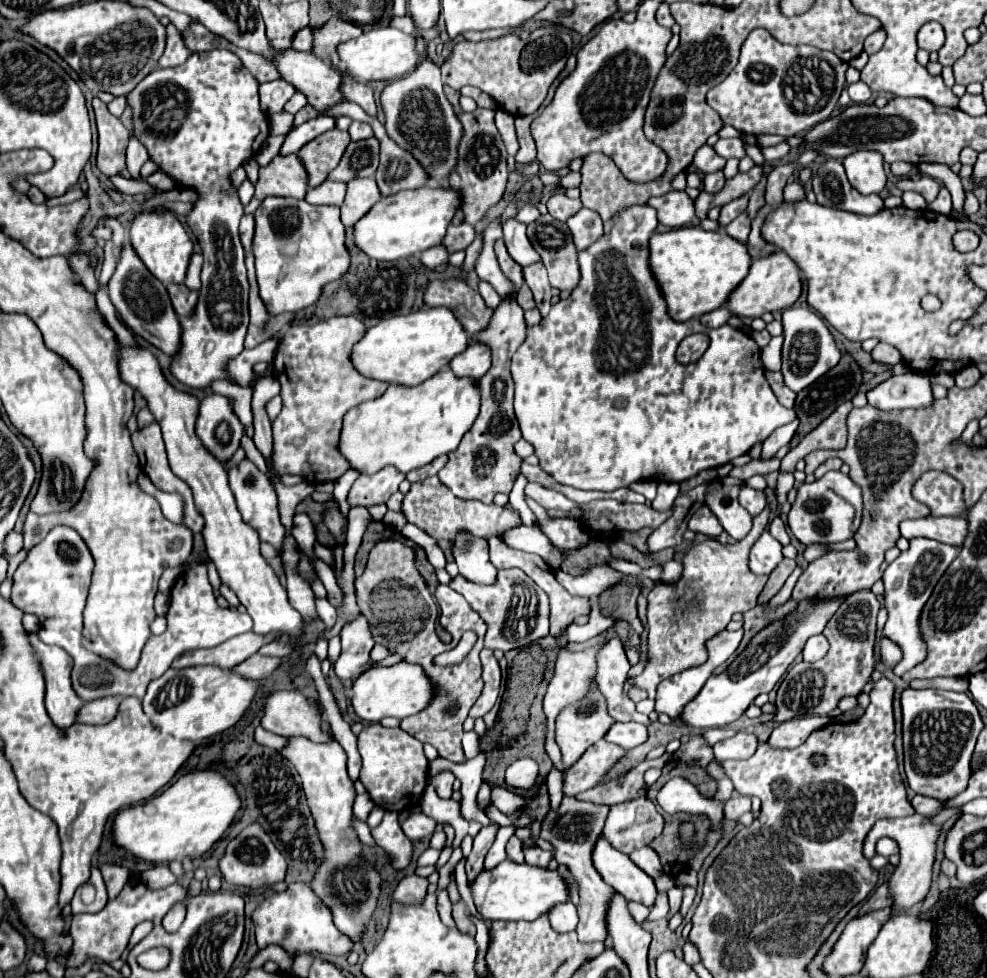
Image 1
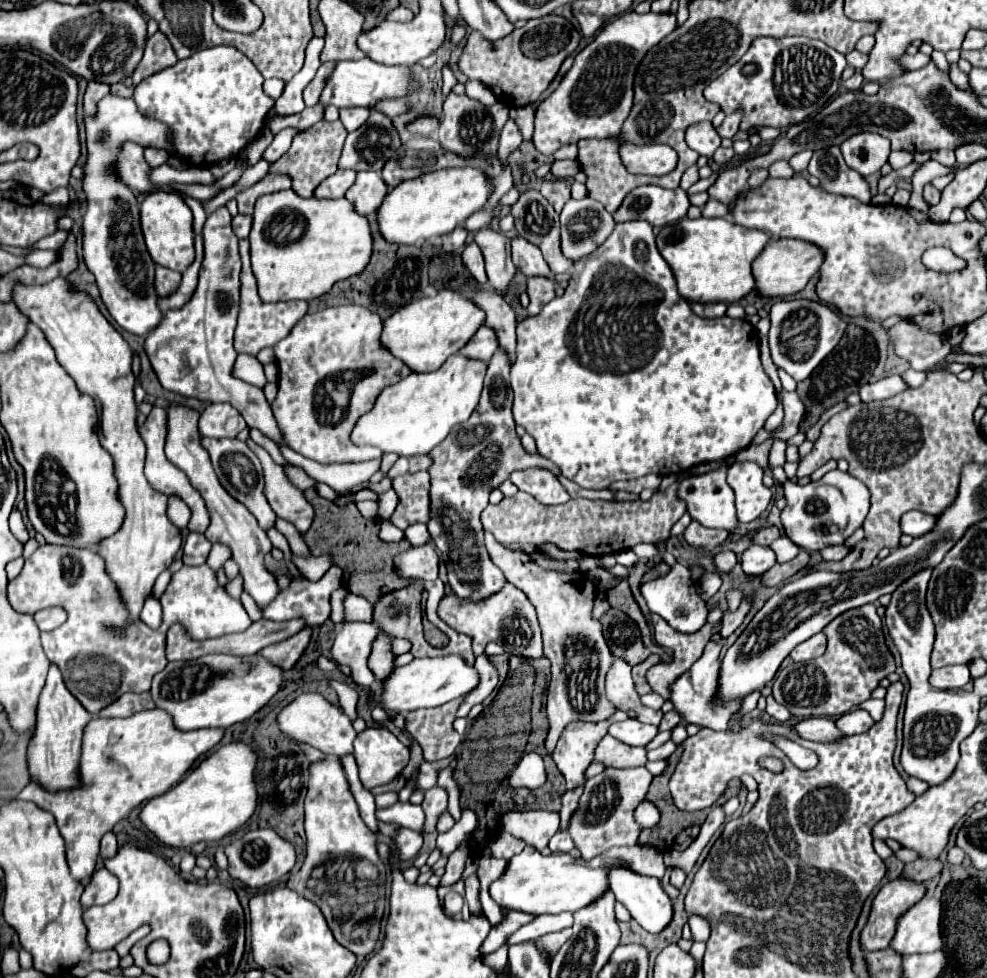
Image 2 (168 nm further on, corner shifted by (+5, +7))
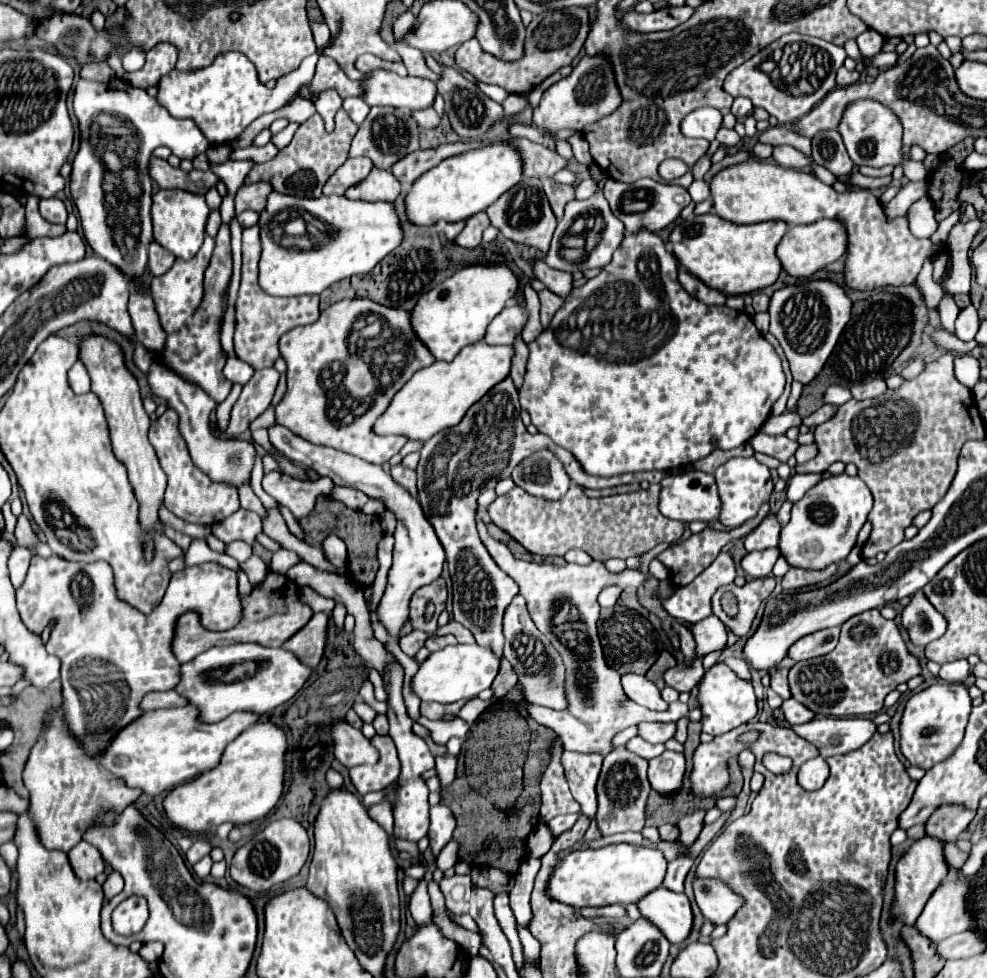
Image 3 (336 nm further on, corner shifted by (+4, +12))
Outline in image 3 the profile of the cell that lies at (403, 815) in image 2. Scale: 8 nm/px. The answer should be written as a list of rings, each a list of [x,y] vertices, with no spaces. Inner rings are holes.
[[[382,801],[382,803],[378,803],[378,805],[368,807],[368,815],[370,815],[378,825],[382,825],[388,835],[392,835],[392,813],[394,813],[394,809],[392,809],[392,803],[388,803],[388,801]]]

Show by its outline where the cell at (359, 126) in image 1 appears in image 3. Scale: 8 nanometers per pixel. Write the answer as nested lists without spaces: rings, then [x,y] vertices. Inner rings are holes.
[[[348,97],[348,99],[344,99],[342,109],[348,113],[348,117],[350,117],[356,125],[360,125],[360,123],[366,119],[368,111],[370,111],[370,107],[368,107],[360,97]]]

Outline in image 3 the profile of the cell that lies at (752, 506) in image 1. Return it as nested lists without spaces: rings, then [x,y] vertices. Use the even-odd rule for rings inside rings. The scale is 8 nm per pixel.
[[[734,457],[734,459],[726,461],[724,465],[720,465],[716,469],[714,477],[716,477],[718,491],[720,491],[720,499],[724,501],[720,521],[726,527],[738,527],[738,525],[746,523],[748,519],[756,517],[756,513],[760,511],[760,505],[770,499],[772,489],[774,489],[768,467],[758,463],[754,457]]]

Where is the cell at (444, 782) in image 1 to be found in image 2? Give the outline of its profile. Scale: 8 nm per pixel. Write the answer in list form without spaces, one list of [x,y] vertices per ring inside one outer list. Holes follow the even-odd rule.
[[[439,786],[427,790],[425,792],[425,802],[421,806],[423,806],[425,816],[427,816],[425,826],[423,826],[423,834],[437,832],[437,820],[447,810],[447,792]]]

